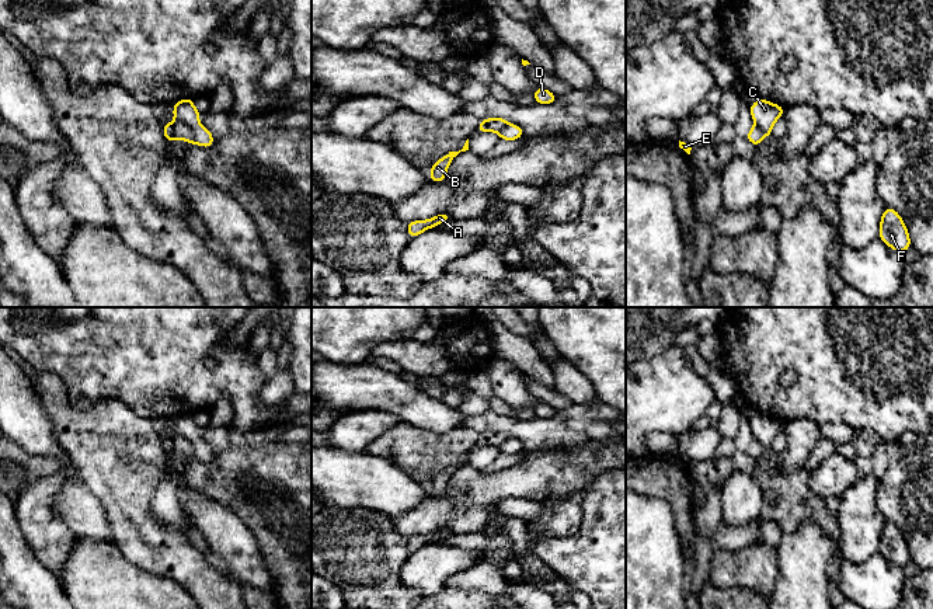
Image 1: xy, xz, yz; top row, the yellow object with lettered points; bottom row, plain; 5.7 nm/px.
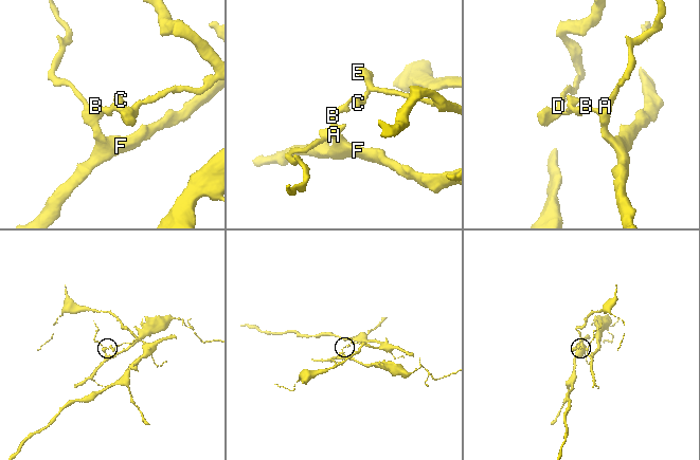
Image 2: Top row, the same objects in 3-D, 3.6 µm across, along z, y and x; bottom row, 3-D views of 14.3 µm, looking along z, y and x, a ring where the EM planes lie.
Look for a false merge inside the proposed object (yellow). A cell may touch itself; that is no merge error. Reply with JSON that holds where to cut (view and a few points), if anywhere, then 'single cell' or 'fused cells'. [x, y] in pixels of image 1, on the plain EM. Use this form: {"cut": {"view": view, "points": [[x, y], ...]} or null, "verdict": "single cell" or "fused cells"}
{"cut": {"view": "xy", "points": [[176, 432], [190, 442], [194, 456]]}, "verdict": "fused cells"}

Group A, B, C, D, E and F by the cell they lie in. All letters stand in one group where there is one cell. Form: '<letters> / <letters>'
A B F / C D E

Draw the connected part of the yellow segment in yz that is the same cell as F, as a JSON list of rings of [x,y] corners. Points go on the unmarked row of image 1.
[[[887,521],[880,536],[880,550],[888,561],[899,567],[905,567],[911,561],[908,543],[899,528]]]

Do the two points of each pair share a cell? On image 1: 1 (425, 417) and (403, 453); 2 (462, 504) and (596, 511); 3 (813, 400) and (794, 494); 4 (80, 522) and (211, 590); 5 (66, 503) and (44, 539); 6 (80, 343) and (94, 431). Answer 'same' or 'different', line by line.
1: different
2: different
3: different
4: different
5: different
6: different

